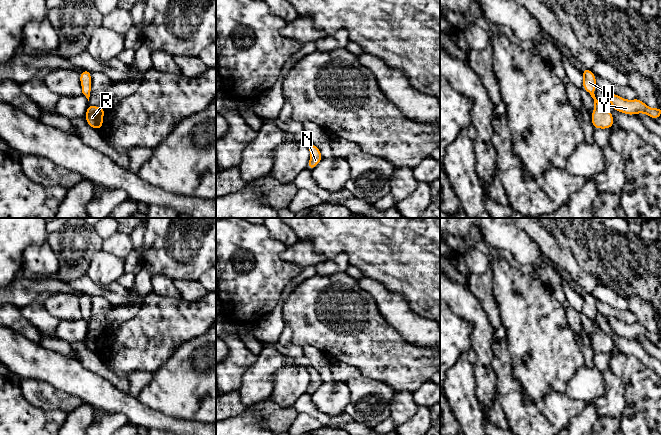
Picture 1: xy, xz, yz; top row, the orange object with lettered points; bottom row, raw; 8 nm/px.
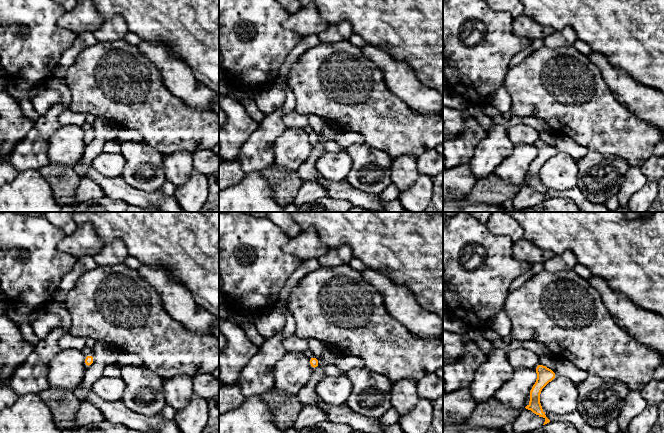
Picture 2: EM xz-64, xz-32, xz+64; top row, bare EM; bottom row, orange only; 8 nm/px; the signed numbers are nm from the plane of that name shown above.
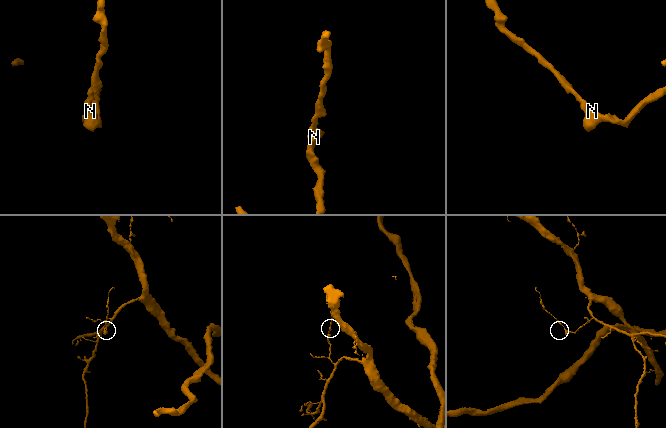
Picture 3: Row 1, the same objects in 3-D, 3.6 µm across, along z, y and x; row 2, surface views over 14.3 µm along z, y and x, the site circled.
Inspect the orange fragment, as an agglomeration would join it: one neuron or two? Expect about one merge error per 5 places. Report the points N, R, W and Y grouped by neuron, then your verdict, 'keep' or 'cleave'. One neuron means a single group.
N R W Y | keep

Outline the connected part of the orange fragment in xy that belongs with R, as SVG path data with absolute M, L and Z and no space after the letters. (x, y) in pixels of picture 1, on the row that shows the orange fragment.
M88 105L85 117L87 124L94 129L100 130L103 126L105 109L103 107Z

